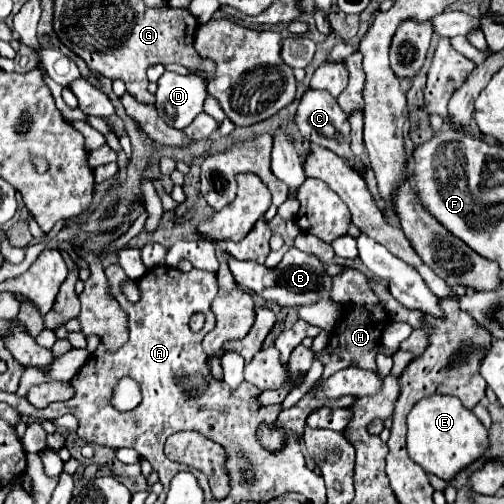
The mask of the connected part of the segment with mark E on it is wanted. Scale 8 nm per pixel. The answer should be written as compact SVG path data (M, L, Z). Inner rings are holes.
M432 395L414 405L408 415L408 455L426 473L432 473L444 481L452 481L460 471L480 461L490 449L488 431L480 419L464 409L456 397Z

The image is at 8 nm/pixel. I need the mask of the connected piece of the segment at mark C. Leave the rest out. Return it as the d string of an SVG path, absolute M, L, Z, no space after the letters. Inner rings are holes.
M306 91L304 97L300 99L300 105L298 105L298 113L296 113L296 125L300 129L300 133L310 141L310 143L316 143L316 145L322 145L330 151L334 151L336 155L344 157L348 161L348 165L352 169L356 169L362 177L362 169L358 167L356 159L354 159L354 153L350 151L350 123L348 123L348 115L340 109L338 101L328 93L328 91Z

